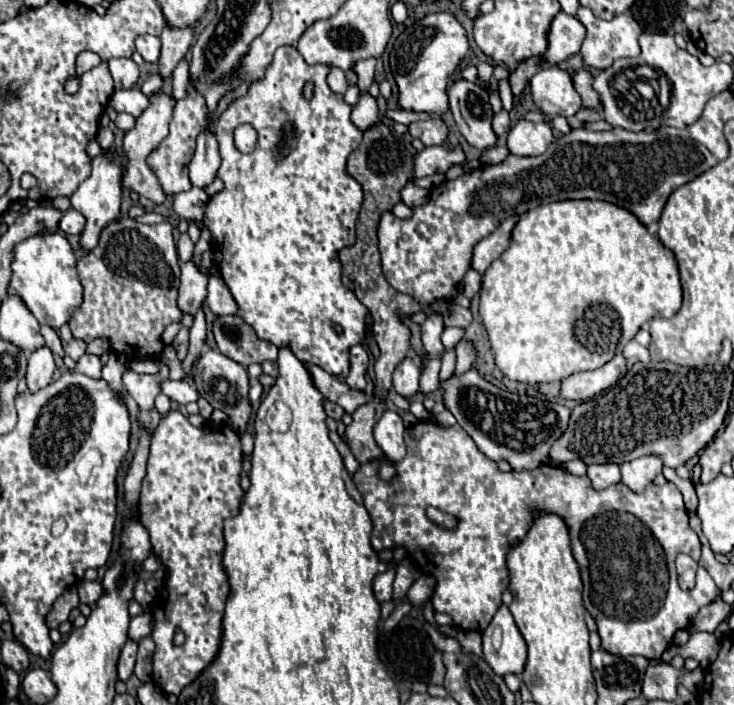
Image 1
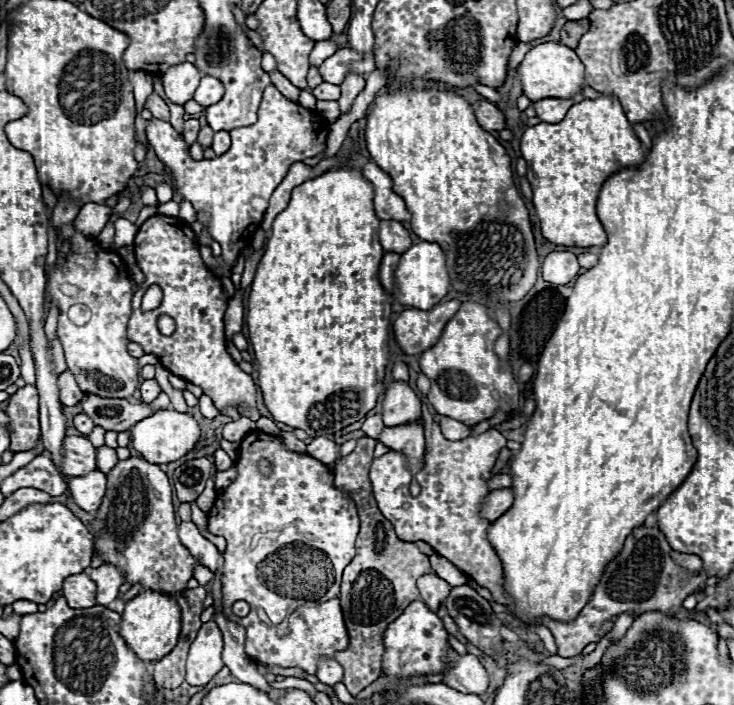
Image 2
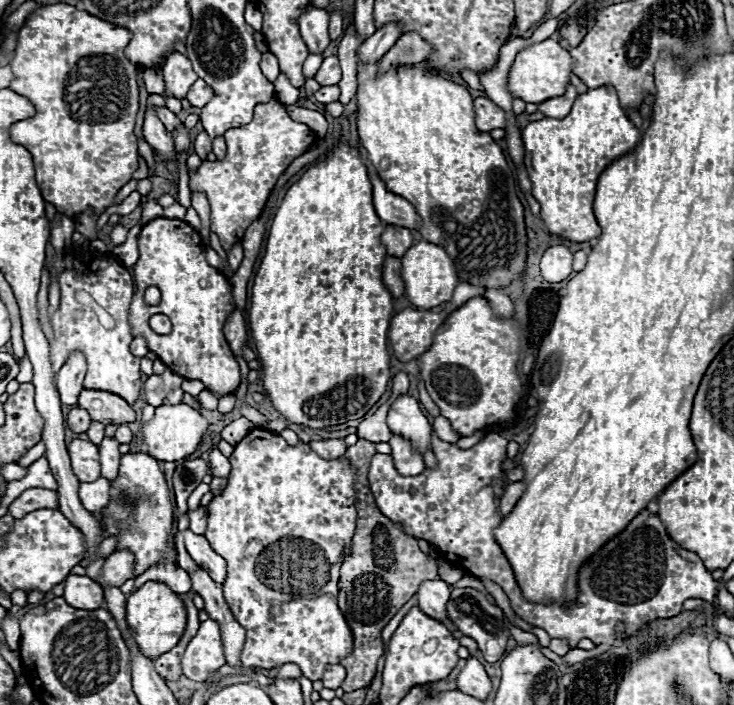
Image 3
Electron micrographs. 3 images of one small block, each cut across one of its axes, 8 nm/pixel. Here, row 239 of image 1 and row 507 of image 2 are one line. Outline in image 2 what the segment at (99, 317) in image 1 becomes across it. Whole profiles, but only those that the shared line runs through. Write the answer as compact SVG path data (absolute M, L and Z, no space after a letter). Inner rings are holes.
M130 456L120 460L112 472L108 472L108 490L90 528L94 532L96 550L104 556L104 562L120 566L130 584L142 584L142 588L174 594L192 578L192 566L198 564L186 546L178 542L172 488L166 472L144 458ZM162 504L164 516L144 516L152 514L156 506L162 508Z

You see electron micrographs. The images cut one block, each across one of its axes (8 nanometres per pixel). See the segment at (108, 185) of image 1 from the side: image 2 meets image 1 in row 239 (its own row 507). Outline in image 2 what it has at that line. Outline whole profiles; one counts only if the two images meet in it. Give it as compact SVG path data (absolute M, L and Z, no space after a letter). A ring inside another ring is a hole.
M94 470L86 476L70 478L70 496L86 512L98 510L98 506L102 504L104 492L106 492L106 474L102 474L100 470Z

